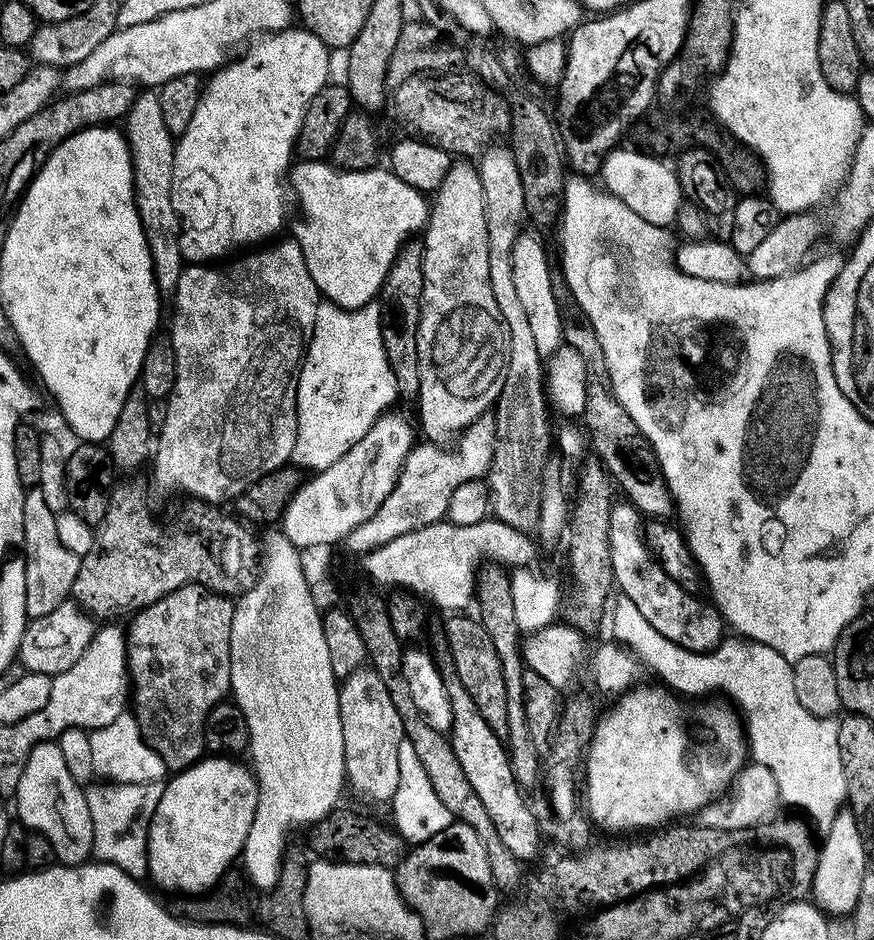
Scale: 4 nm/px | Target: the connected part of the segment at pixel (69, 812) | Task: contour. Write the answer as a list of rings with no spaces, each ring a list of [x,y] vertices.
[[[49,742],[46,744],[38,744],[34,746],[32,750],[30,750],[30,754],[26,758],[26,762],[24,763],[24,769],[22,770],[22,774],[18,778],[18,782],[16,783],[16,787],[14,789],[14,795],[16,795],[16,812],[14,808],[14,816],[16,819],[16,816],[21,825],[29,833],[35,834],[37,836],[44,837],[44,840],[46,842],[50,842],[50,846],[52,847],[52,854],[53,857],[61,865],[64,866],[71,866],[74,864],[82,864],[85,863],[89,859],[89,857],[92,856],[92,842],[94,840],[94,830],[92,823],[90,822],[90,810],[88,809],[88,798],[85,792],[85,789],[82,787],[81,781],[78,781],[73,778],[73,776],[70,774],[70,770],[68,769],[68,763],[66,762],[66,758],[62,758],[62,750],[60,749],[59,743],[56,742]]]

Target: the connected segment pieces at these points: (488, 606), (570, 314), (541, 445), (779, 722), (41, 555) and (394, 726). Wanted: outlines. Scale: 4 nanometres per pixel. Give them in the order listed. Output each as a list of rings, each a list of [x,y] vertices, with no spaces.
[[[488,562],[481,565],[476,576],[476,606],[479,606],[481,614],[478,614],[480,624],[490,636],[498,658],[502,662],[503,682],[507,692],[507,733],[506,746],[509,751],[512,772],[519,786],[529,790],[539,783],[539,770],[541,765],[540,750],[529,738],[528,719],[525,714],[525,686],[524,674],[526,665],[522,653],[522,633],[516,624],[514,606],[509,573],[499,564]]]
[[[553,275],[554,298],[560,303],[560,317],[562,318],[562,332],[564,343],[578,350],[582,354],[582,362],[586,362],[586,406],[582,423],[588,427],[587,439],[596,447],[595,455],[607,469],[615,487],[625,492],[626,500],[645,517],[664,520],[674,512],[674,501],[668,489],[667,480],[660,469],[658,458],[648,446],[648,440],[634,426],[634,418],[626,414],[622,402],[612,389],[610,374],[606,370],[606,358],[602,350],[602,342],[598,342],[598,334],[594,334],[594,326],[590,326],[590,318],[576,304],[572,298],[572,291],[563,275]]]
[[[489,147],[479,157],[478,171],[482,178],[482,194],[486,198],[486,230],[490,238],[490,286],[494,289],[494,299],[498,301],[498,310],[502,310],[502,318],[506,318],[506,326],[510,326],[510,358],[506,370],[506,382],[494,405],[496,421],[496,449],[492,459],[492,467],[486,477],[490,489],[490,508],[495,519],[508,524],[525,534],[532,534],[540,527],[540,501],[545,491],[544,463],[548,460],[548,447],[553,447],[554,436],[548,433],[549,403],[546,401],[546,364],[538,354],[538,346],[530,331],[530,321],[521,305],[516,287],[514,287],[514,242],[522,234],[520,228],[526,221],[524,210],[524,187],[518,174],[518,166],[512,157],[511,147]]]
[[[620,596],[617,601],[616,609],[612,612],[612,632],[617,637],[613,637],[639,657],[647,667],[649,664],[665,680],[663,683],[677,693],[725,692],[733,700],[729,701],[742,713],[751,759],[772,771],[774,782],[778,782],[781,801],[808,814],[814,820],[813,825],[819,833],[828,832],[848,795],[848,783],[844,777],[838,746],[840,726],[835,719],[815,716],[810,710],[806,710],[806,706],[802,706],[802,702],[798,702],[798,694],[794,694],[793,661],[782,658],[782,654],[778,654],[778,650],[770,650],[770,646],[762,646],[743,638],[725,638],[719,646],[708,652],[691,652],[670,642],[670,638],[662,638],[662,634],[658,634],[658,630],[654,630],[654,626],[650,626],[650,622],[642,618],[638,606],[634,606],[630,598]]]
[[[37,486],[24,494],[22,506],[22,530],[24,531],[24,573],[26,574],[26,614],[37,620],[48,616],[62,606],[72,594],[74,578],[78,578],[80,557],[70,554],[58,539],[56,512],[46,506],[42,490]]]
[[[363,666],[343,679],[339,690],[347,787],[368,804],[387,805],[399,789],[398,744],[405,738],[402,718],[398,718],[380,673],[371,666]]]

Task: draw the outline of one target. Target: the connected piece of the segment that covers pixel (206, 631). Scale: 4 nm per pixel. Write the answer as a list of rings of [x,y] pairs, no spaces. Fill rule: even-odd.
[[[186,583],[139,609],[131,617],[132,625],[127,625],[130,712],[136,717],[145,743],[161,756],[165,769],[190,768],[205,755],[204,723],[214,706],[225,703],[232,691],[230,630],[233,607],[229,597]]]

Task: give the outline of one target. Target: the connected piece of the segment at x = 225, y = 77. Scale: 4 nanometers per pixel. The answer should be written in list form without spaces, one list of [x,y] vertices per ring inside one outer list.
[[[293,26],[284,29],[282,32],[261,35],[255,42],[249,43],[239,55],[229,59],[227,63],[215,69],[207,77],[209,80],[206,80],[203,85],[200,101],[194,110],[194,118],[190,118],[190,126],[186,126],[184,133],[176,140],[174,178],[172,179],[172,205],[176,211],[176,217],[180,219],[180,253],[184,256],[185,261],[188,262],[216,262],[229,254],[235,253],[237,250],[244,250],[249,246],[263,245],[265,242],[271,241],[277,234],[280,234],[275,234],[275,232],[283,230],[284,219],[288,216],[288,200],[290,204],[290,196],[286,191],[286,177],[289,175],[294,163],[294,149],[298,138],[298,130],[302,126],[302,118],[306,114],[306,106],[310,106],[310,98],[314,98],[314,94],[318,94],[318,90],[322,90],[330,80],[330,76],[328,76],[328,55],[330,55],[330,49],[303,26]]]

